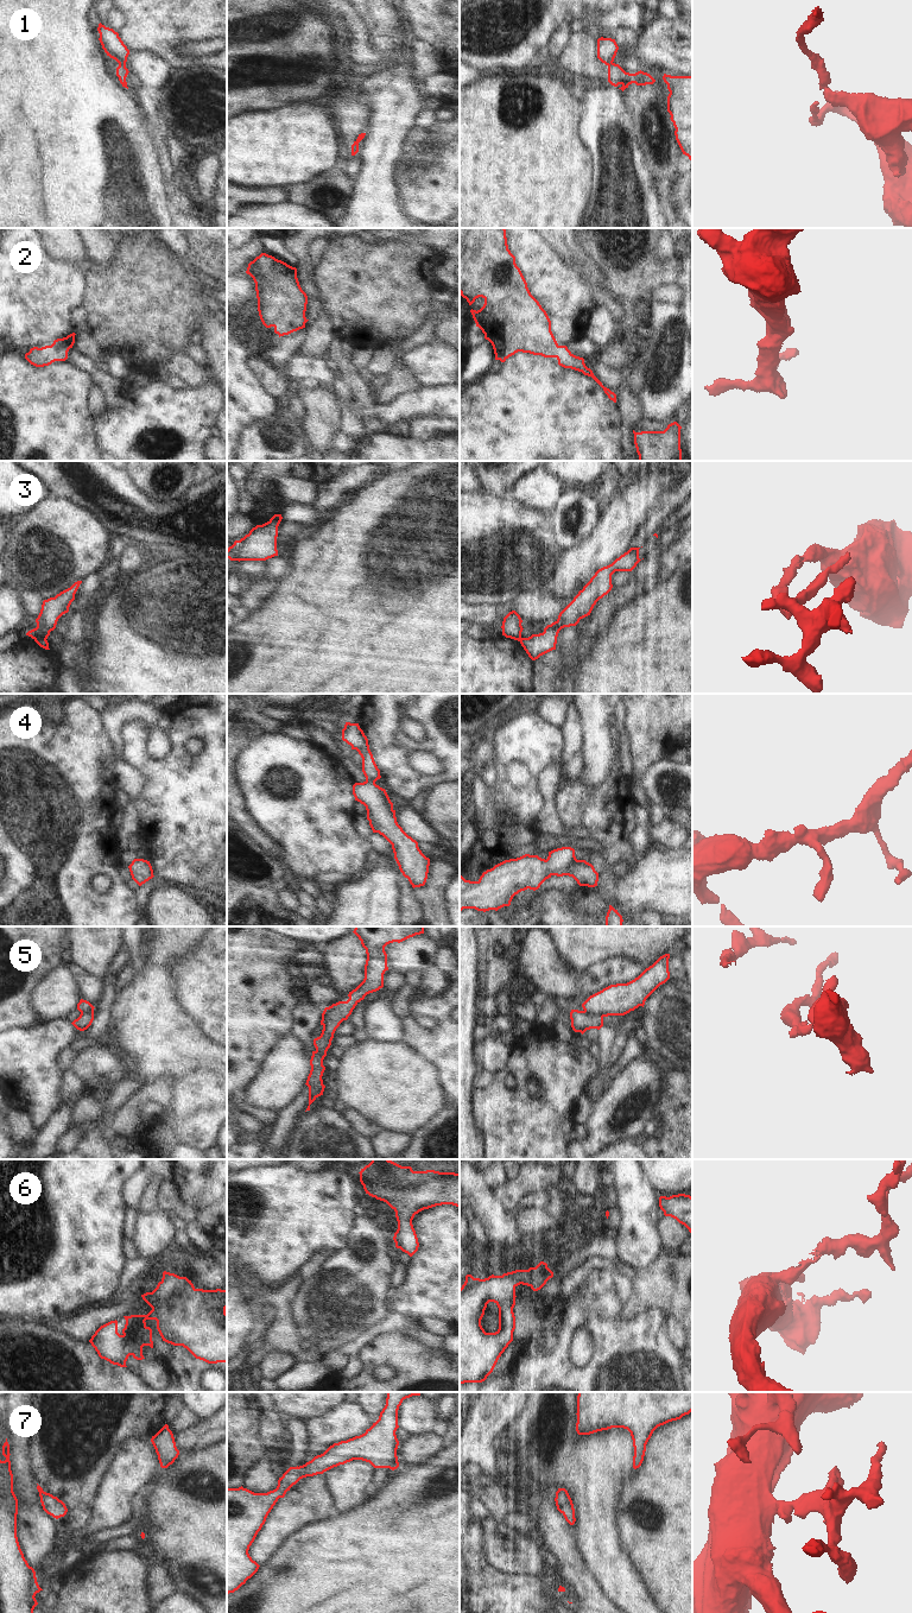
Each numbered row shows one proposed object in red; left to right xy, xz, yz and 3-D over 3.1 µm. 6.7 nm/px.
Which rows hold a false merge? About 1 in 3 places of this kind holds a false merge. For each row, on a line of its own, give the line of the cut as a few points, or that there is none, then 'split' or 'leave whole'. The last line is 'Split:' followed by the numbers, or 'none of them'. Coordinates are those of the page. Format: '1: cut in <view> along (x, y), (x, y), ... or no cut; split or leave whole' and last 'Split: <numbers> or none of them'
1: cut in xy along (119, 64), (125, 65); split
2: no cut; leave whole
3: cut in xy along (35, 638), (45, 640); split
4: no cut; leave whole
5: cut in yz along (584, 1010), (599, 1013), (602, 1017); split
6: no cut; leave whole
7: no cut; leave whole
Split: 1, 3, 5

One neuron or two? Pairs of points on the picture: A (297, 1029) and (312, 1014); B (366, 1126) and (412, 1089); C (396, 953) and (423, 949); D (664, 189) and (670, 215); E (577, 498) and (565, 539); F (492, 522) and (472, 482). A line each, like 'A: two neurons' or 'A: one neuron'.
A: one neuron
B: two neurons
C: one neuron
D: one neuron
E: one neuron
F: two neurons

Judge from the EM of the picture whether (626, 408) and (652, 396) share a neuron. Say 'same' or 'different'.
different

